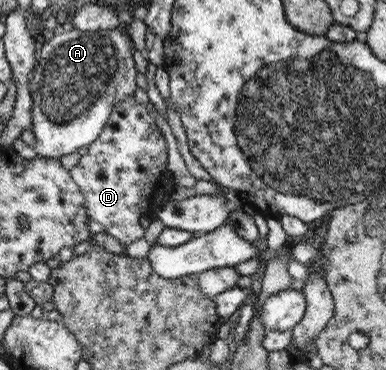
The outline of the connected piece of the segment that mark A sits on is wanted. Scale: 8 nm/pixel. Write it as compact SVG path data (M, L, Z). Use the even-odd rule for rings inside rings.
M66 27L42 36L40 39L39 59L35 62L31 79L29 79L30 130L35 137L32 149L37 158L55 160L60 156L75 152L81 146L91 144L103 130L113 103L133 94L136 88L135 74L137 71L133 66L131 50L135 50L135 47L131 38L123 34L119 28L91 32Z

